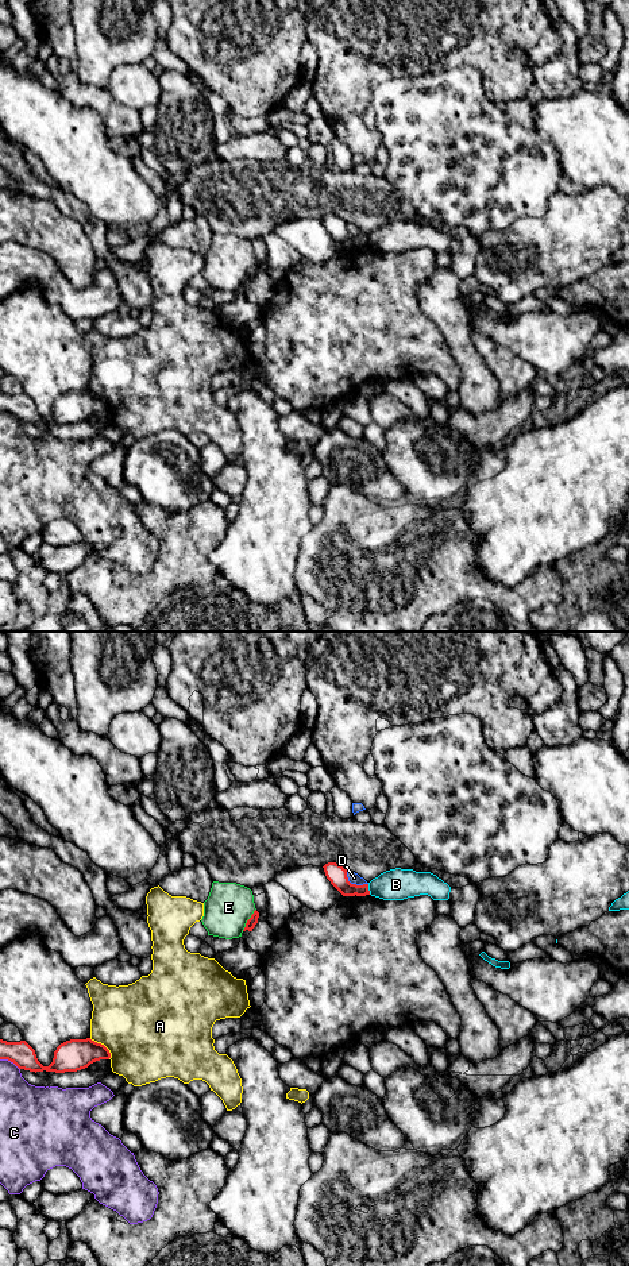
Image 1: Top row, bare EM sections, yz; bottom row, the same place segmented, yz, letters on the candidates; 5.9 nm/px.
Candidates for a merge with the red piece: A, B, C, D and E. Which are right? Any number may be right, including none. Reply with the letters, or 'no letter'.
B

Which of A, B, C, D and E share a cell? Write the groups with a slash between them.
A / B / C / D / E

